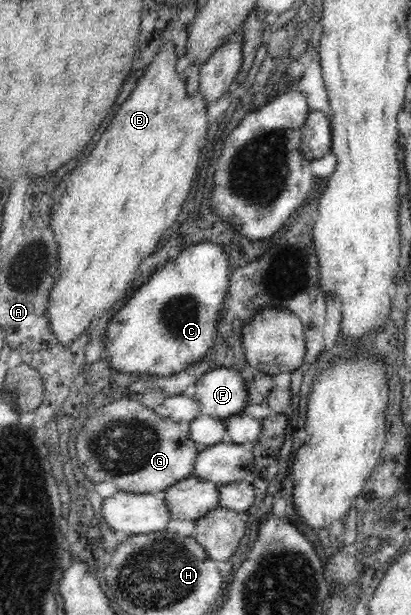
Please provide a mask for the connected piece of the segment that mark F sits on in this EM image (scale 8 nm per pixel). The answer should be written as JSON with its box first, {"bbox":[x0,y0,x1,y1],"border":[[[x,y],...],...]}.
{"bbox":[194,369,249,421],"border":[[[212,369],[198,379],[194,398],[203,415],[225,421],[246,409],[249,389],[240,375],[232,369]]]}

